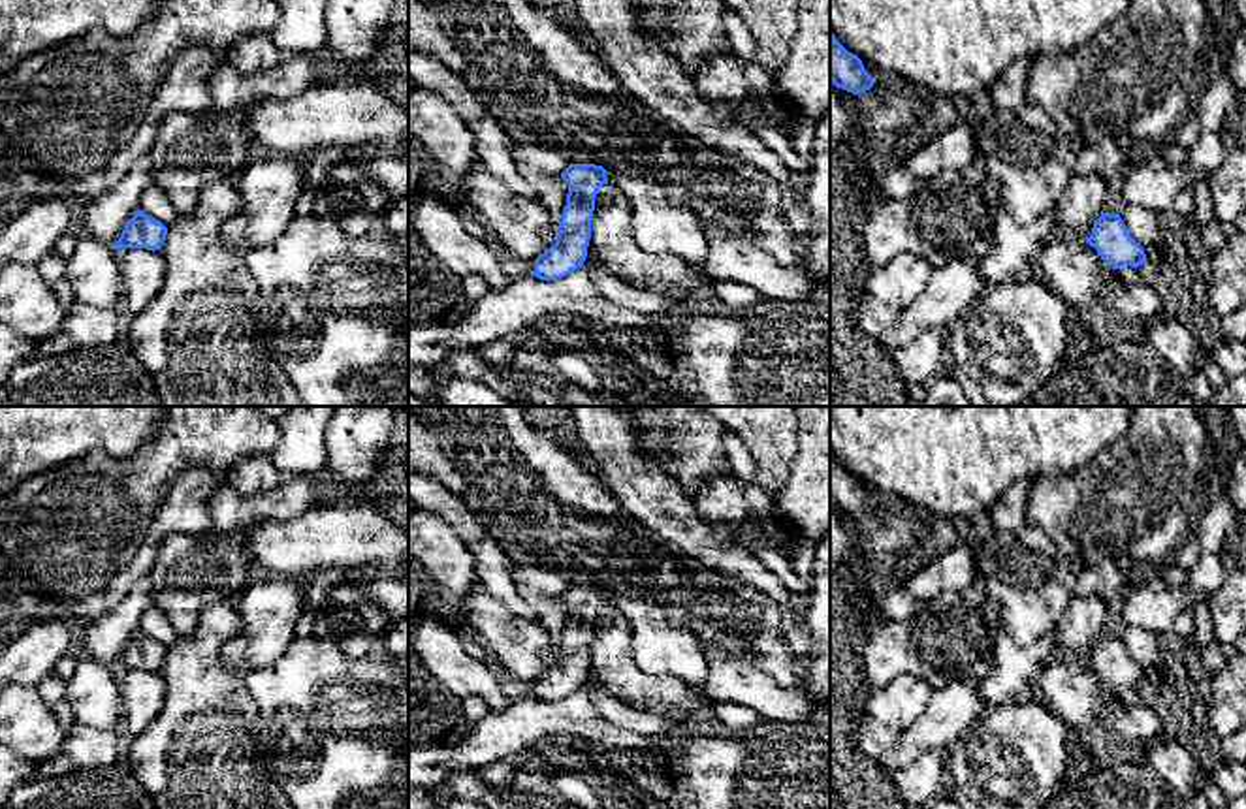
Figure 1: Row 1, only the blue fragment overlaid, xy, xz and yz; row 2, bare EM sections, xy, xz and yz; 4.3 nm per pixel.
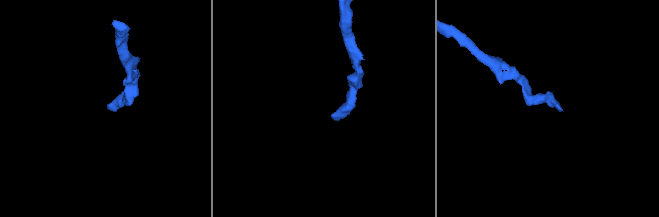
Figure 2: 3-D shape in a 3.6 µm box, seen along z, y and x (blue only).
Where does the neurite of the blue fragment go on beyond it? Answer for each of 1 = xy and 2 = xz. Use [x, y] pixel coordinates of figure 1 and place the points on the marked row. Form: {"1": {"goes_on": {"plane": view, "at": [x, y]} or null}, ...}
{"1": {"goes_on": null}, "2": {"goes_on": null}}

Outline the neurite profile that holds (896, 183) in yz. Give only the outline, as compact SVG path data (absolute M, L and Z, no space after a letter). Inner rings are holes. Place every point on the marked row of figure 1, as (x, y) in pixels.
M903 166L888 169L881 181L881 188L890 199L909 198L917 190L917 184Z

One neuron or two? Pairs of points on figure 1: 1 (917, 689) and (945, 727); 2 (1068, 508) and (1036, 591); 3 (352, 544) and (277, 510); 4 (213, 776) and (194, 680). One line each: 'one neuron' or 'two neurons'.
1: two neurons
2: two neurons
3: two neurons
4: one neuron

